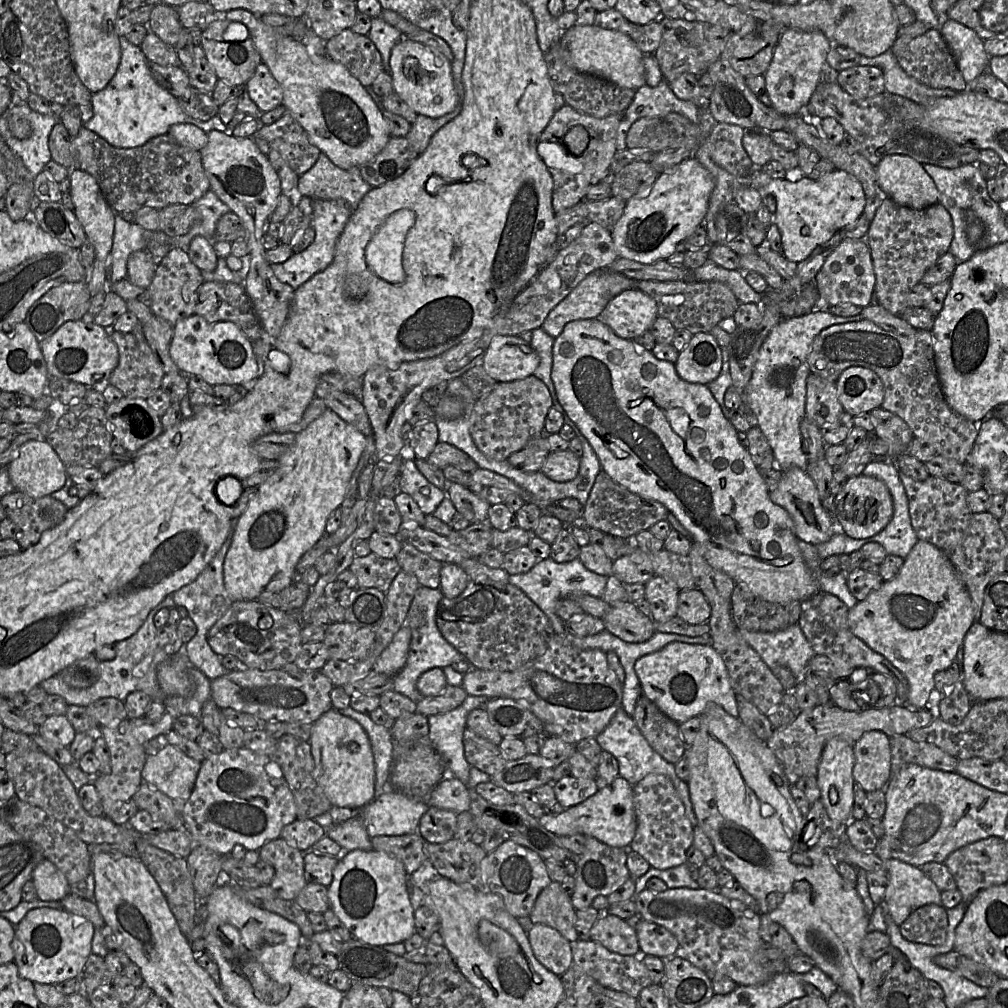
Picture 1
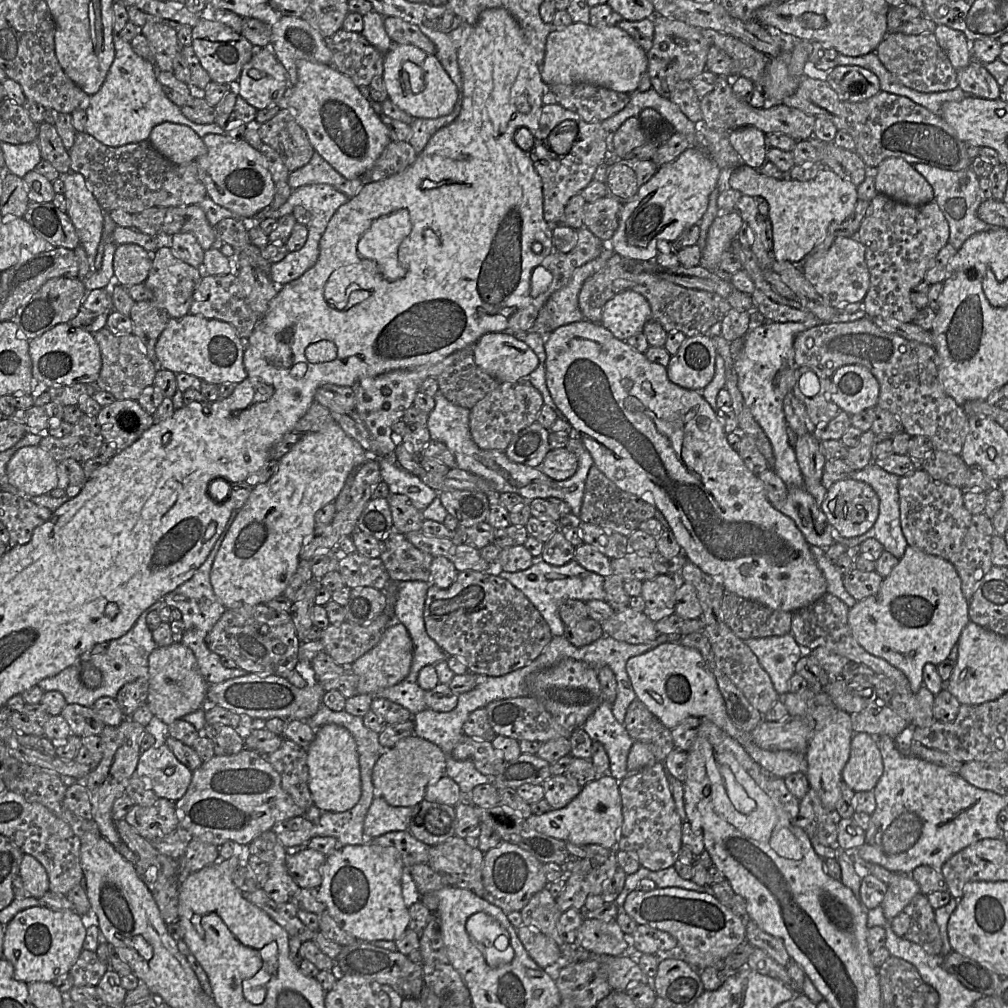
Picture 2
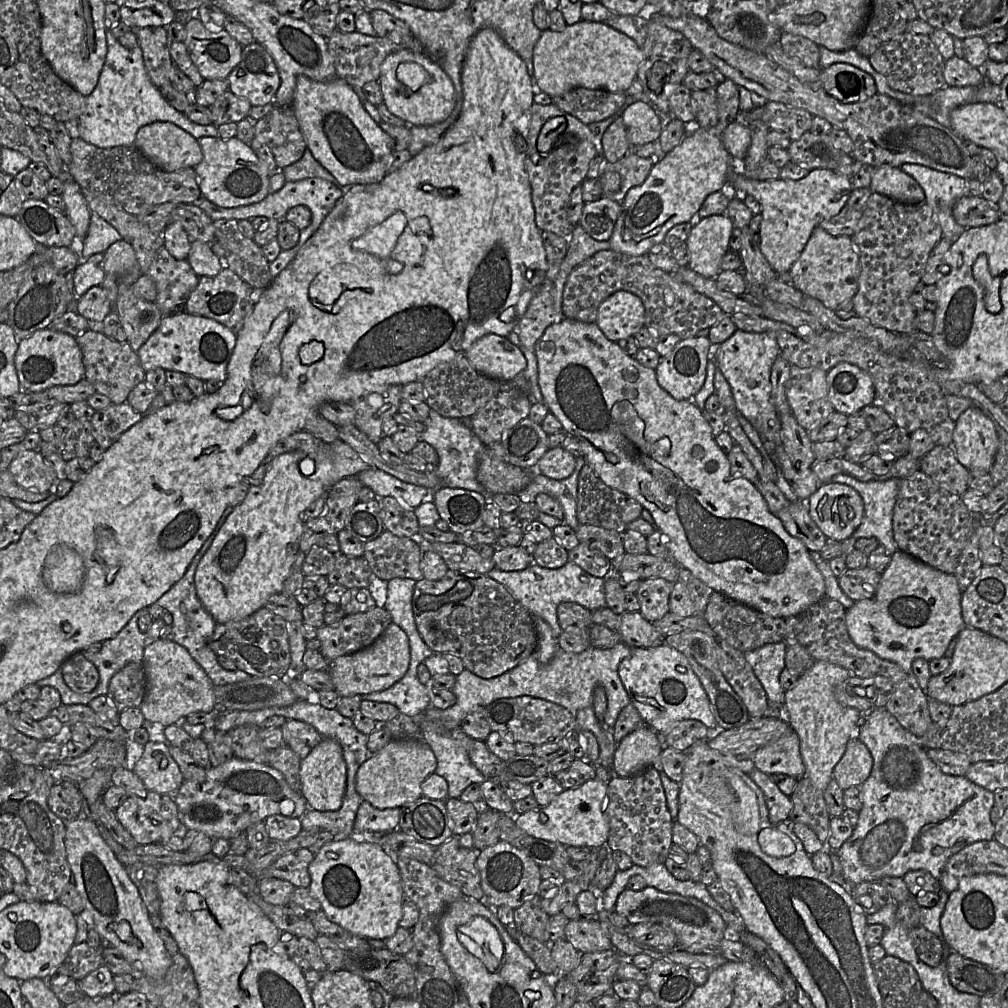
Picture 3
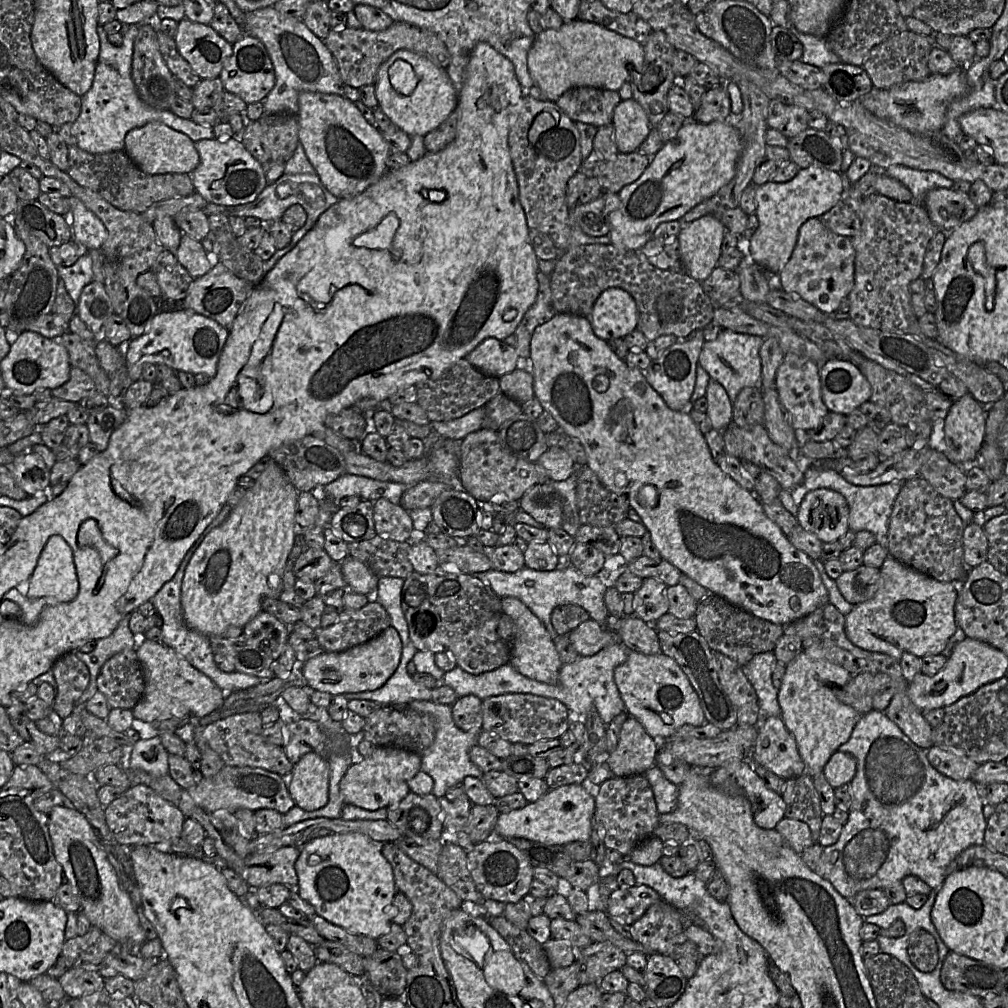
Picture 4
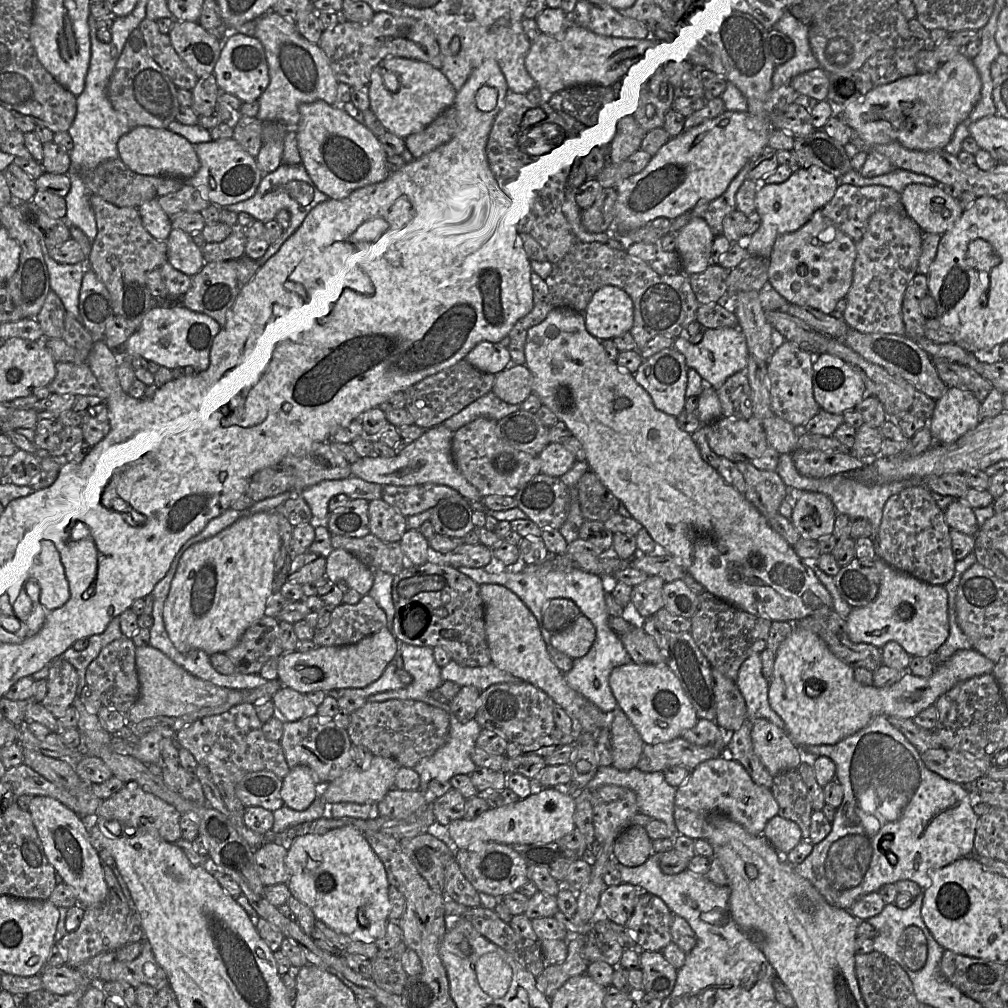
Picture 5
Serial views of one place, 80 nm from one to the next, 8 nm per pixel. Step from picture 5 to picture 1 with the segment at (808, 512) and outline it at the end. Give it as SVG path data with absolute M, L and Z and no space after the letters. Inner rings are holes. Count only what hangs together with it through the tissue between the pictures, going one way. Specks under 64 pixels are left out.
M863 474L848 477L836 495L829 494L822 505L831 515L837 530L854 539L868 538L879 533L893 515L893 499L886 484Z

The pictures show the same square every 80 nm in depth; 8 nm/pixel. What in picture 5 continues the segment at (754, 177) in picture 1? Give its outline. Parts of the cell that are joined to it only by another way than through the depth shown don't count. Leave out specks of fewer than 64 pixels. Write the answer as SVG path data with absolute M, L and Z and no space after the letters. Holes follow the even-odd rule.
M818 166L797 168L782 183L759 184L755 209L761 221L759 228L744 242L749 254L768 259L776 238L802 227L816 210L822 209L832 199L838 185L839 179Z

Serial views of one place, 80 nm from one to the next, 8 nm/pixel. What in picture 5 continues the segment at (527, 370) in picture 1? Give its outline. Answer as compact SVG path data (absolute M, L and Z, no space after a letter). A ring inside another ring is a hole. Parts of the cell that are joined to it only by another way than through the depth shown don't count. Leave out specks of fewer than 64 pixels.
M489 341L478 343L465 359L477 369L494 375L508 368L511 363L508 348L500 342Z

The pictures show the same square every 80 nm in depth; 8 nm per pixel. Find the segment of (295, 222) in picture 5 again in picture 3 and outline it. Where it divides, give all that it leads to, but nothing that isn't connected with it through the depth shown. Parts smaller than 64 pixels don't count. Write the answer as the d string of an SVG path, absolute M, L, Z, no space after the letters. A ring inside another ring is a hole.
M307 178L295 182L286 182L279 191L274 193L270 192L262 201L246 206L224 208L215 205L204 197L201 197L195 204L198 205L212 221L218 219L250 220L255 217L283 220L289 209L300 205L307 207L311 212L311 222L305 229L300 230L298 243L289 250L282 250L277 258L269 263L270 274L272 279L274 279L289 265L302 245L317 231L325 217L332 211L343 194L344 189L335 183L321 178Z

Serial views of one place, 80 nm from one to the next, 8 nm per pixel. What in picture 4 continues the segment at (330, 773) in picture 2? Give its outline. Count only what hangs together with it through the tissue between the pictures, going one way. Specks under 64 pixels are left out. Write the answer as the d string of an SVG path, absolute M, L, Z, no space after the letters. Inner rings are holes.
M308 753L293 766L287 777L295 805L306 811L323 808L329 801L330 768L325 757Z

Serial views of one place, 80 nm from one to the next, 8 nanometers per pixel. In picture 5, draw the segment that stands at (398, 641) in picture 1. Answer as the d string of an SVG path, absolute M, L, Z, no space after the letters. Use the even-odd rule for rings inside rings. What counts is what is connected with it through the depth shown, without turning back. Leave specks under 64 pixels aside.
M387 627L345 646L316 647L309 652L284 652L277 659L278 680L285 687L305 695L309 692L343 688L365 688L377 681L395 657L398 649L397 639Z

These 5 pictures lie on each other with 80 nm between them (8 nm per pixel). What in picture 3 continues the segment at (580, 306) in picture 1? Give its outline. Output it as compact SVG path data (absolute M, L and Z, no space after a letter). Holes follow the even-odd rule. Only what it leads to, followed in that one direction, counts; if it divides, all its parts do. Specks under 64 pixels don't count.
M559 271L554 281L549 282L549 279L545 278L542 287L531 300L514 330L523 350L534 349L546 328L565 318L562 298L568 276L564 271Z

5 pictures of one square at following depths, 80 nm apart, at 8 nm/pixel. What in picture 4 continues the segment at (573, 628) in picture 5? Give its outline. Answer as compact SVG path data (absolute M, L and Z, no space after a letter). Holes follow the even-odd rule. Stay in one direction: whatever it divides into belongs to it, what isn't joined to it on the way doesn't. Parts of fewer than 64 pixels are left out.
M592 619L581 623L568 634L568 638L580 656L592 656L604 647L619 642L618 634L609 631L605 624Z

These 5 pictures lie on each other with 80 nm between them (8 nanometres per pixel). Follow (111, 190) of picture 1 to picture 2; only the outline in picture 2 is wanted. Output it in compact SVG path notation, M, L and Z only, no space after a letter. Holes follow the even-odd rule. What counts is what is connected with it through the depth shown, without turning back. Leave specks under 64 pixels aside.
M85 131L77 132L69 157L70 171L83 175L87 186L105 212L122 209L130 214L137 214L151 207L198 205L207 196L196 161L183 165L174 164L162 156L148 140L113 147L99 142Z

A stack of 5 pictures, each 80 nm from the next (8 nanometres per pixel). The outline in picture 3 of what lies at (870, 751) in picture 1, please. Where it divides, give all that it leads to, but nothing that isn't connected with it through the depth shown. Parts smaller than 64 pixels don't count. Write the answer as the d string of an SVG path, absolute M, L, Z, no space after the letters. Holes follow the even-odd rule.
M856 736L847 744L844 755L833 770L832 779L843 789L860 787L869 777L873 758L867 746Z

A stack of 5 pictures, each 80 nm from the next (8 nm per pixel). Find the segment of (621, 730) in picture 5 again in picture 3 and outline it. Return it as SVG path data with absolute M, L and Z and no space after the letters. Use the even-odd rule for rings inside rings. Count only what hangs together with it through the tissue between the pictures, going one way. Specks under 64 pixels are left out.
M643 726L630 732L618 743L613 757L613 776L628 777L658 763L662 746L651 727Z

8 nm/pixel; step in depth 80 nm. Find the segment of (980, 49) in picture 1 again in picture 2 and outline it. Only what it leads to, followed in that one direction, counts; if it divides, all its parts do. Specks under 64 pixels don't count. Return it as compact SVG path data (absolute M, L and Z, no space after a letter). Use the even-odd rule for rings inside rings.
M937 25L933 34L956 70L966 67L972 60L970 41L962 31Z

